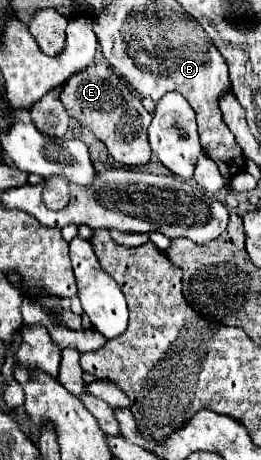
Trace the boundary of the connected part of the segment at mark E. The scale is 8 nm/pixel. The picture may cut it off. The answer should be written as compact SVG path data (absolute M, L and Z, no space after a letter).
M95 63L73 75L63 87L61 97L67 113L81 125L89 127L107 145L107 151L115 161L123 165L145 165L151 159L147 127L153 115L141 105L137 97L133 97L133 101L123 101L121 97L125 89L127 87L121 83L121 79L105 63Z

